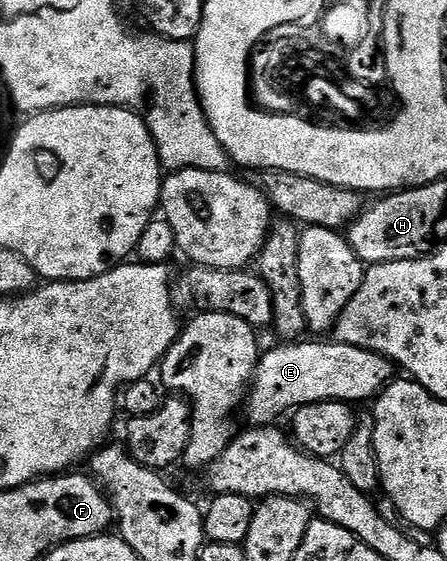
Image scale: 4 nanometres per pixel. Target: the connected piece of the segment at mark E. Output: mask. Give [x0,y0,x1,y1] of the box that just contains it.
[243,342,395,426]

